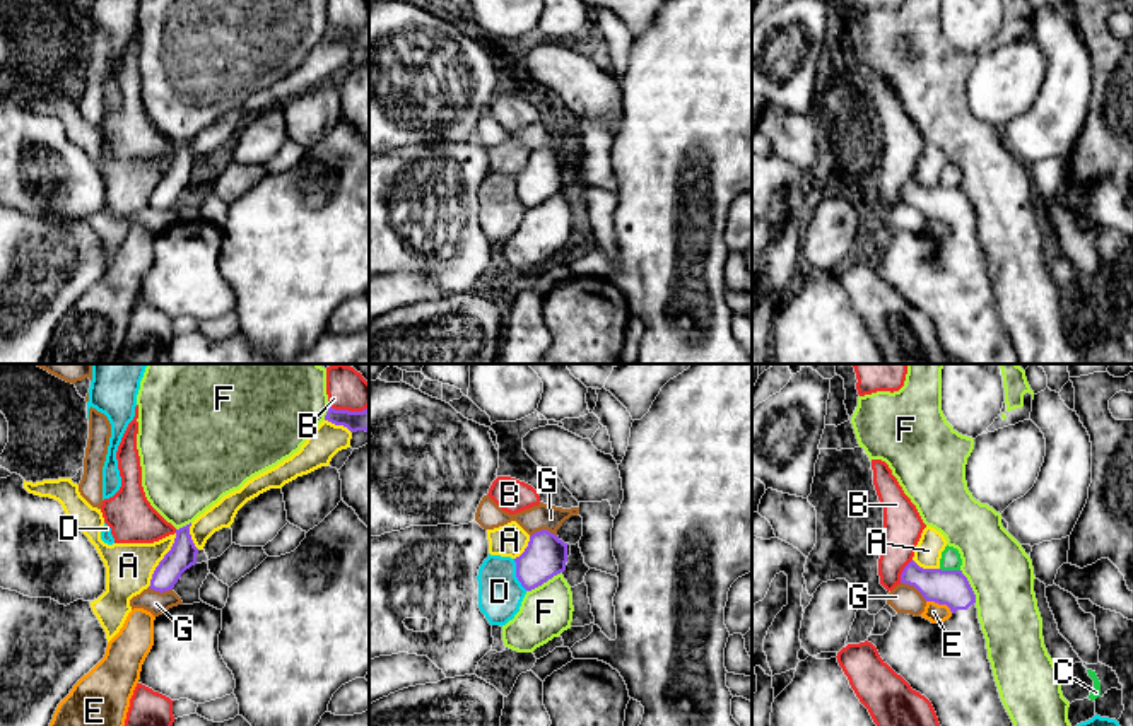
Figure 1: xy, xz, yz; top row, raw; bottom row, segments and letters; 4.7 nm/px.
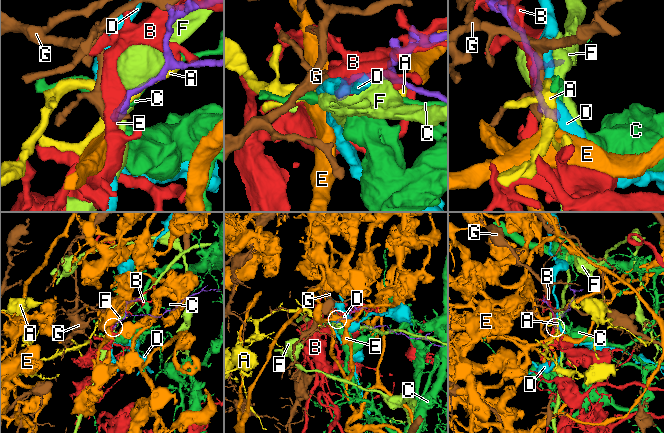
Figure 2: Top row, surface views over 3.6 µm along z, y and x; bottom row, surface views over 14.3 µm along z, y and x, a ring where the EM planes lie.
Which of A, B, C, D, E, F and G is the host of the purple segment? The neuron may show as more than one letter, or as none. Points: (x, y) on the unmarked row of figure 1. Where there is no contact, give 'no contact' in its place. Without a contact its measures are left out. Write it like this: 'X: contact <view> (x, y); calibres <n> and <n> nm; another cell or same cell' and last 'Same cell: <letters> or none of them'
A: contact xy (161, 178); calibres 130 and 220 nm; another cell
B: contact yz (903, 188); calibres 170 and 190 nm; another cell
C: contact yz (951, 188); calibres 170 and 100 nm; another cell
D: contact xz (516, 192); calibres 200 and 200 nm; another cell
E: contact yz (940, 221); calibres 170 and 90 nm; another cell
F: contact xz (544, 199); calibres 200 and 240 nm; another cell
G: contact yz (915, 204); calibres 170 and 140 nm; another cell
Same cell: none of them

